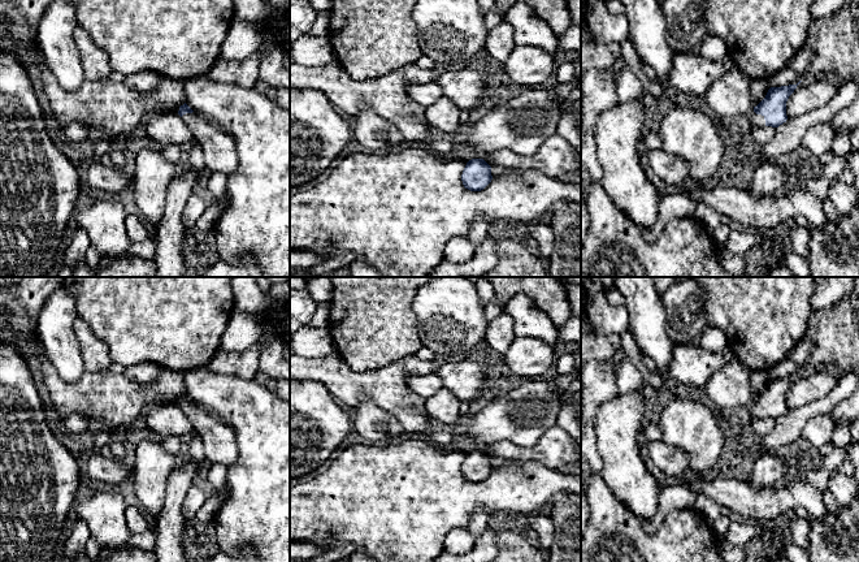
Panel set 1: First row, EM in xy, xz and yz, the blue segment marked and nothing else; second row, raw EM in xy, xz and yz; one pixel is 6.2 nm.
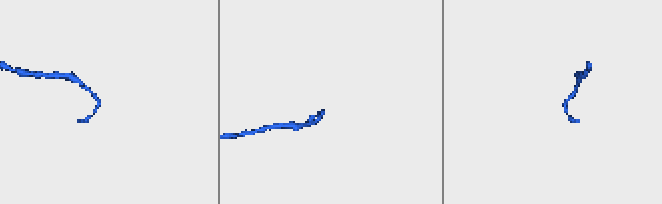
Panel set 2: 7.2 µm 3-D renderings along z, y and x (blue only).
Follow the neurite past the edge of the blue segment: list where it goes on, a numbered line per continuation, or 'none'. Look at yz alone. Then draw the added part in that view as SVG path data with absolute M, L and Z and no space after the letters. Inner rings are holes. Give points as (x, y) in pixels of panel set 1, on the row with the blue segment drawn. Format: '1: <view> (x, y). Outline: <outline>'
1: yz (756, 121). Outline: M752 109L750 113L750 125L751 125L751 130L758 127L764 127L765 126L764 116L756 114Z

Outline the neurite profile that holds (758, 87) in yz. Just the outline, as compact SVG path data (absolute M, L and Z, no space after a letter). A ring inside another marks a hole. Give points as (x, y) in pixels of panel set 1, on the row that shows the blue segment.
M750 79L750 96L754 107L765 98L769 88L771 86L765 79Z

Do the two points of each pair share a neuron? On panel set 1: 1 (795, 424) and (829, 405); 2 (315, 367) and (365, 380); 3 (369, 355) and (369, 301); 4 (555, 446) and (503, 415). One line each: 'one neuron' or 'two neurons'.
1: one neuron
2: one neuron
3: one neuron
4: two neurons

